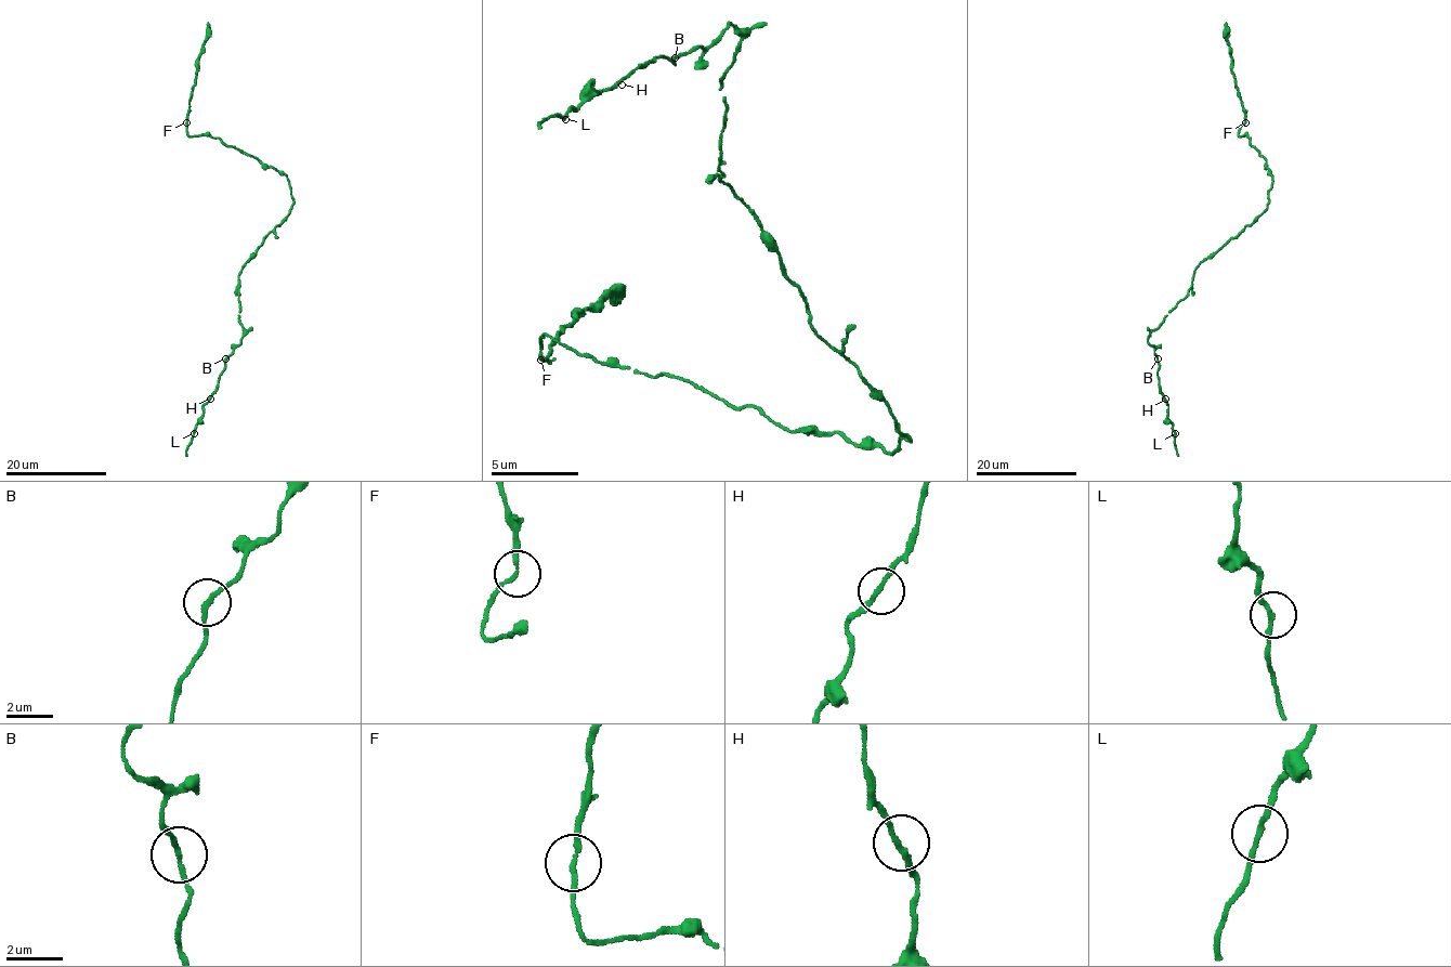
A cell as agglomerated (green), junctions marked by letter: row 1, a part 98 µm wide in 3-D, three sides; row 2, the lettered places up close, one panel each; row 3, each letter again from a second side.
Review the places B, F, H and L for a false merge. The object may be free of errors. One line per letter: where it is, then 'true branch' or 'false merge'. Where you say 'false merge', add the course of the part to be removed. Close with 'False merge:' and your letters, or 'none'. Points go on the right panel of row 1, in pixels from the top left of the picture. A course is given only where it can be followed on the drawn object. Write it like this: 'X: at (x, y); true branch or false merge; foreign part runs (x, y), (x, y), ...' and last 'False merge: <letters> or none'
B: at (1158, 358); true branch
F: at (1245, 122); false merge; foreign part runs (1245, 121), (1241, 96), (1231, 70), (1226, 22)
H: at (1165, 399); true branch
L: at (1175, 433); true branch
False merge: F

